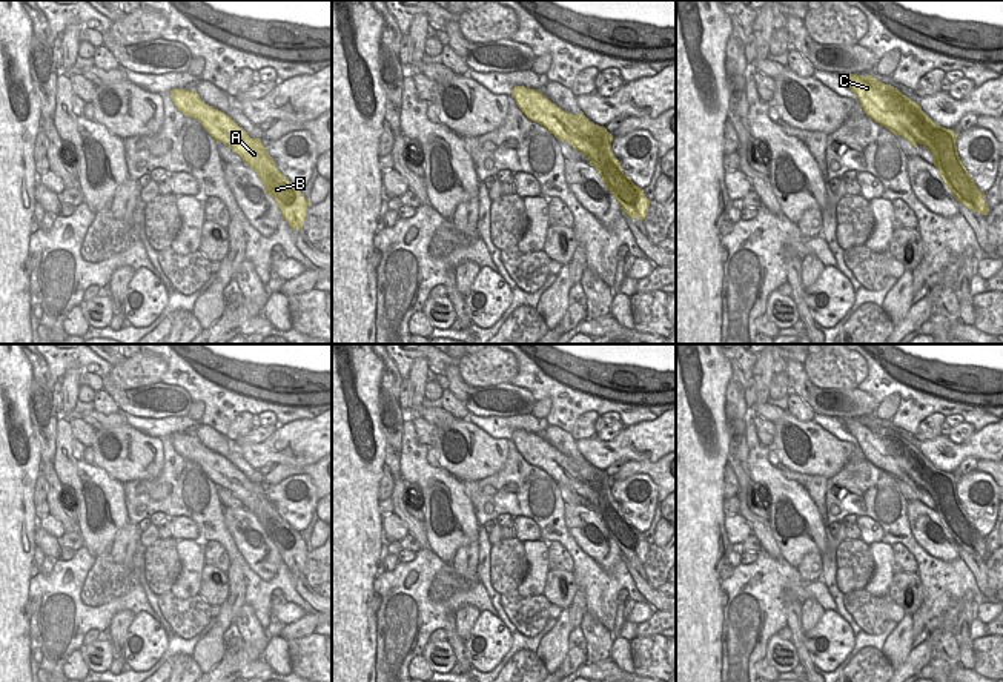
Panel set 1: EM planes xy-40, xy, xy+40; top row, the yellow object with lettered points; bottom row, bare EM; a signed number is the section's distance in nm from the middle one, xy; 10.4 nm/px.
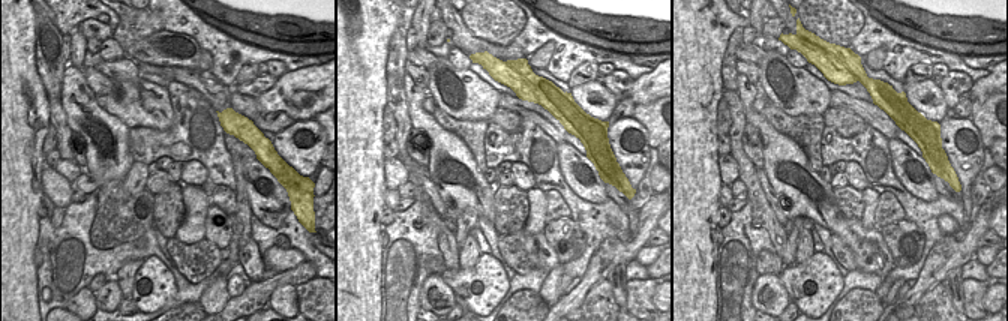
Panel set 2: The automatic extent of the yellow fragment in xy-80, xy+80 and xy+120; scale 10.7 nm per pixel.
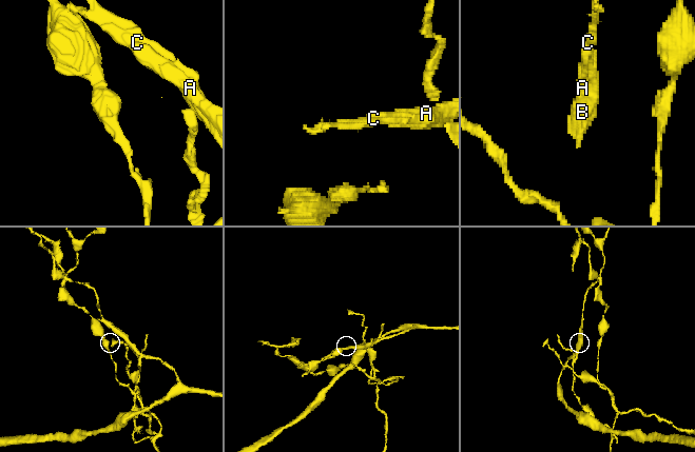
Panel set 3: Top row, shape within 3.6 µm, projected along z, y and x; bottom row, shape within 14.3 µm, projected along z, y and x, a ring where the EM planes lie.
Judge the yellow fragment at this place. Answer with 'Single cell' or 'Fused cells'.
Fused cells

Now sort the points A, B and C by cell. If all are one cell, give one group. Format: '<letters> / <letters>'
A C / B

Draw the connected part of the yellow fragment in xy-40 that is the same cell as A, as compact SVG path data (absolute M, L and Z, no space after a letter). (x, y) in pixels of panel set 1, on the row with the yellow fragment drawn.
M250 138L249 144L244 144L244 151L241 151L238 155L243 158L244 164L255 169L257 164L257 155L263 155L266 160L269 160L267 147L261 143L260 138Z

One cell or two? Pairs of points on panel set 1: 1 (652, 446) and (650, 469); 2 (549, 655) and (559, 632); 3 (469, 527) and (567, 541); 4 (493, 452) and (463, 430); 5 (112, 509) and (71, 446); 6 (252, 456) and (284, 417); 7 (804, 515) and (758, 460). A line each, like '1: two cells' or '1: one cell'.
1: two cells
2: one cell
3: two cells
4: one cell
5: one cell
6: two cells
7: one cell

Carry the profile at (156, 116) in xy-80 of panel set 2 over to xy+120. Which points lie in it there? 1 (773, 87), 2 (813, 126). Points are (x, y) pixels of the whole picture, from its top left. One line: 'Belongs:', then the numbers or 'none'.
Belongs: 1

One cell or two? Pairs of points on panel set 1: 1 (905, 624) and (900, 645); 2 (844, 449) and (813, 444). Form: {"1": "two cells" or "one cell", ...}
{"1": "one cell", "2": "one cell"}

